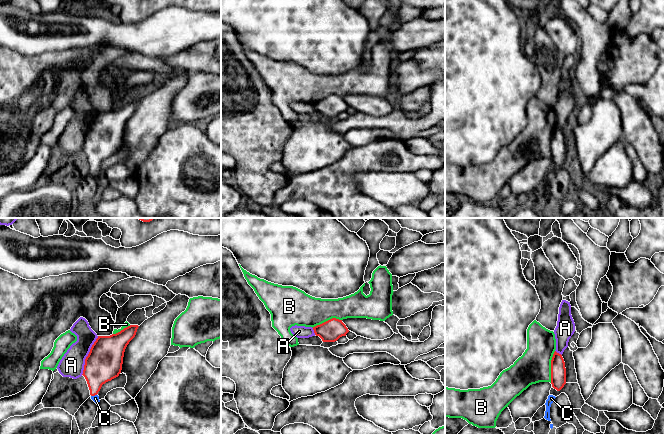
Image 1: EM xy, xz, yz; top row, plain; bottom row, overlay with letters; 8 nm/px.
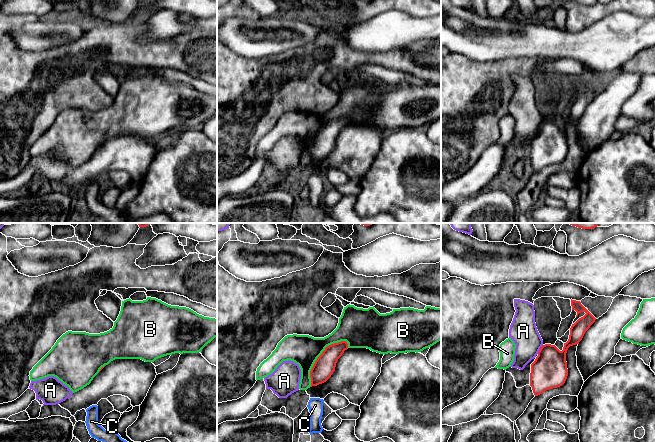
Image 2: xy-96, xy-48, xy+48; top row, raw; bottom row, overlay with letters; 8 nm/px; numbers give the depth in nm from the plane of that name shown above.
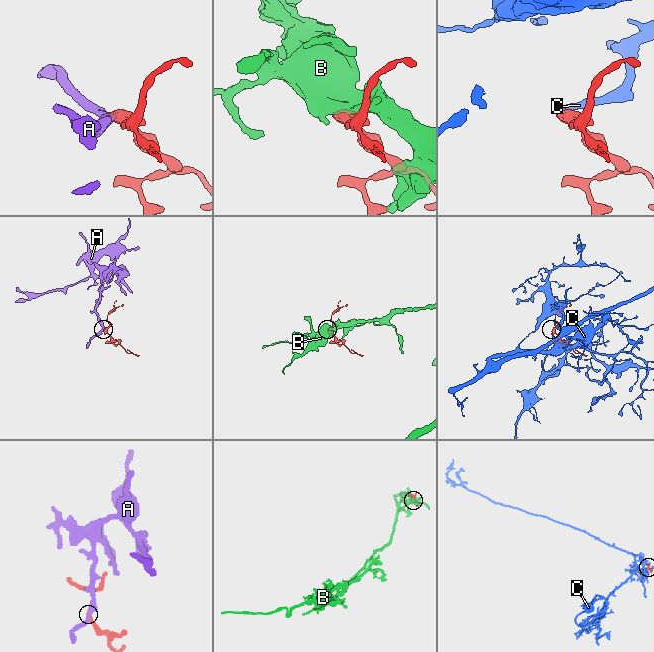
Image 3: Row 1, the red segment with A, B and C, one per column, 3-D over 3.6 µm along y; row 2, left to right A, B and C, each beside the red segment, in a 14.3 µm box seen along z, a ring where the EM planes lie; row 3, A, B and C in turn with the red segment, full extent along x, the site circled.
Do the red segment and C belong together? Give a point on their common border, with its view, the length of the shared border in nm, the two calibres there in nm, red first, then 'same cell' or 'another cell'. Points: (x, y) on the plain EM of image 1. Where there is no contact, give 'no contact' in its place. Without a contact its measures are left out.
meets red in xy at (93, 171); contact 50 nm long; 280 nm thick on the red side, 50 nm on the other; same cell

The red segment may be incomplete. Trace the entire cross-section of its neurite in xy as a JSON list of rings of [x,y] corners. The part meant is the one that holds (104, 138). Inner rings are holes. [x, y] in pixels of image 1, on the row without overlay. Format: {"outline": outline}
{"outline": [[[130,101],[116,110],[98,112],[85,135],[85,153],[91,175],[98,181],[97,171],[103,160],[119,152],[122,146],[124,128],[135,113],[138,101]]]}

